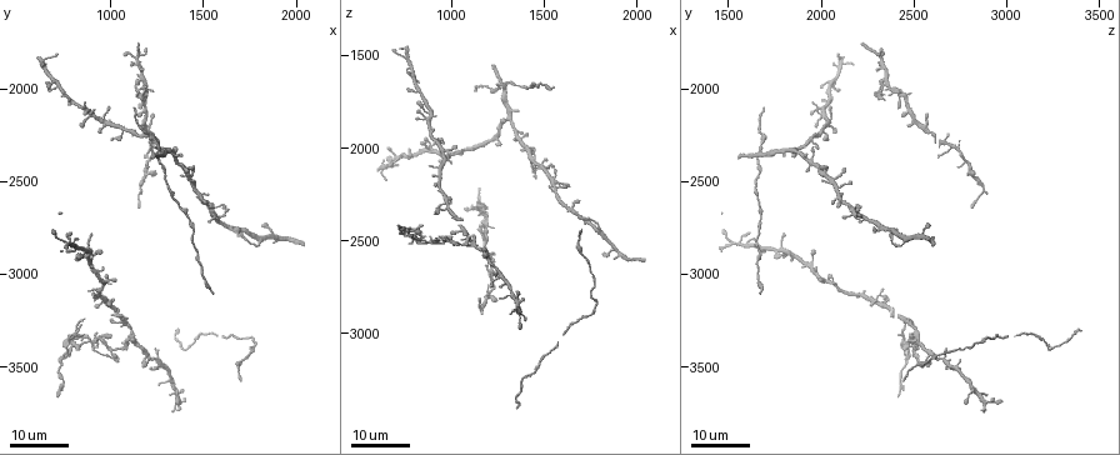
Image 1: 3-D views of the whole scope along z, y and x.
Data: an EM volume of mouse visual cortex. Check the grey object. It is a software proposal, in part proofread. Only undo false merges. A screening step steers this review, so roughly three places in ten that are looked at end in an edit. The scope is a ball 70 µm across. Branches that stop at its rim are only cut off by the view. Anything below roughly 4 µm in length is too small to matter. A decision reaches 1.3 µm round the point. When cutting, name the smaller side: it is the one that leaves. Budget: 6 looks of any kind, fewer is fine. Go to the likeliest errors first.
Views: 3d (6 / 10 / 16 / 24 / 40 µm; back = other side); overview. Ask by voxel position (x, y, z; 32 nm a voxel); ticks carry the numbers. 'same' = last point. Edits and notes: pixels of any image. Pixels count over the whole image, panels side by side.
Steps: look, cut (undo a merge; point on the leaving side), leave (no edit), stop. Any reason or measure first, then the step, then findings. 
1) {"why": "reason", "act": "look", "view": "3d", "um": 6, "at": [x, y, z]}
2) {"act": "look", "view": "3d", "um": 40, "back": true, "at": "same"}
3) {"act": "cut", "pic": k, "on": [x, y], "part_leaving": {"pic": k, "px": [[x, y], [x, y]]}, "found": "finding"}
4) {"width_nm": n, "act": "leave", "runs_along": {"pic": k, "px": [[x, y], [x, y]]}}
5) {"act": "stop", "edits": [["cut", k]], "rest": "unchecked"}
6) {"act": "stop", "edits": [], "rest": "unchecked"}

{"why": "side arm on a straight run", "act": "look", "view": "3d", "um": 24, "at": [1180, 2540, 2880]}

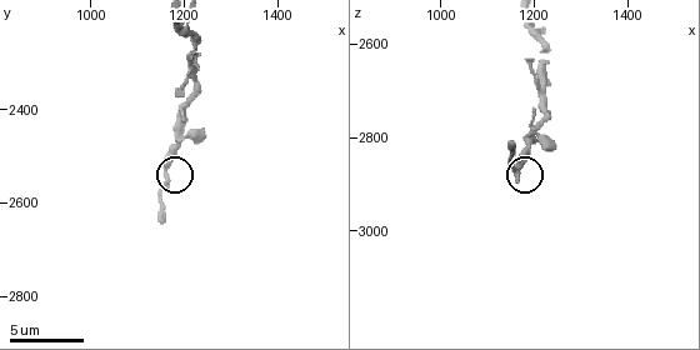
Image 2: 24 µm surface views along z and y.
{"act": "look", "view": "3d", "um": 10, "at": [1160, 2535, 2875]}

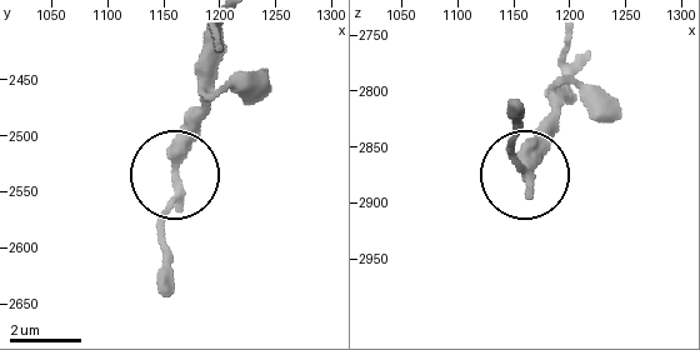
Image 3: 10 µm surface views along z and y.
{"act": "look", "view": "3d", "um": 6, "at": [1164, 2540, 2876]}

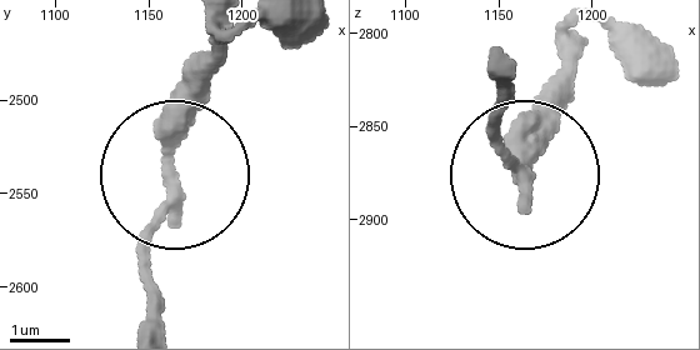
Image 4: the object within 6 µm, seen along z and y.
{"act": "leave", "runs_along": {"pic": 4, "px": [[584, 44], [525, 179], [495, 119], [495, 64]]}, "found": "continuous, no second neuron"}

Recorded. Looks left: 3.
{"act": "look", "view": "3d", "um": 16, "at": [880, 2880, 1780]}

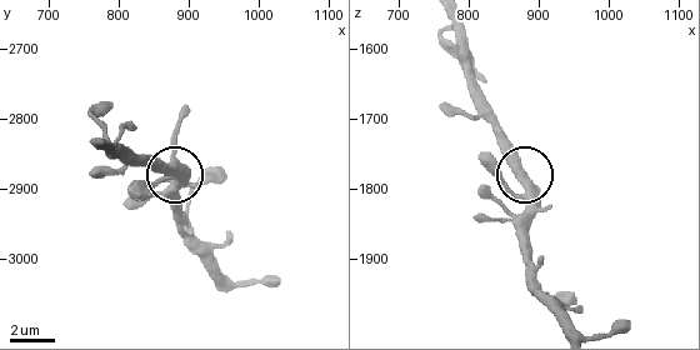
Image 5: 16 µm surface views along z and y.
{"act": "look", "view": "3d", "um": 10, "at": [875, 2875, 1785]}

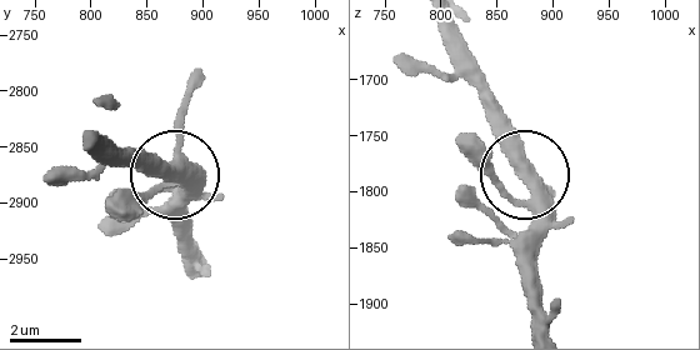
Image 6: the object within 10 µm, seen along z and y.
{"width_nm": 380, "act": "leave", "found": "all the same neuron"}

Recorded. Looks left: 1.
{"act": "stop", "edits": [], "rest": "unchecked"}

